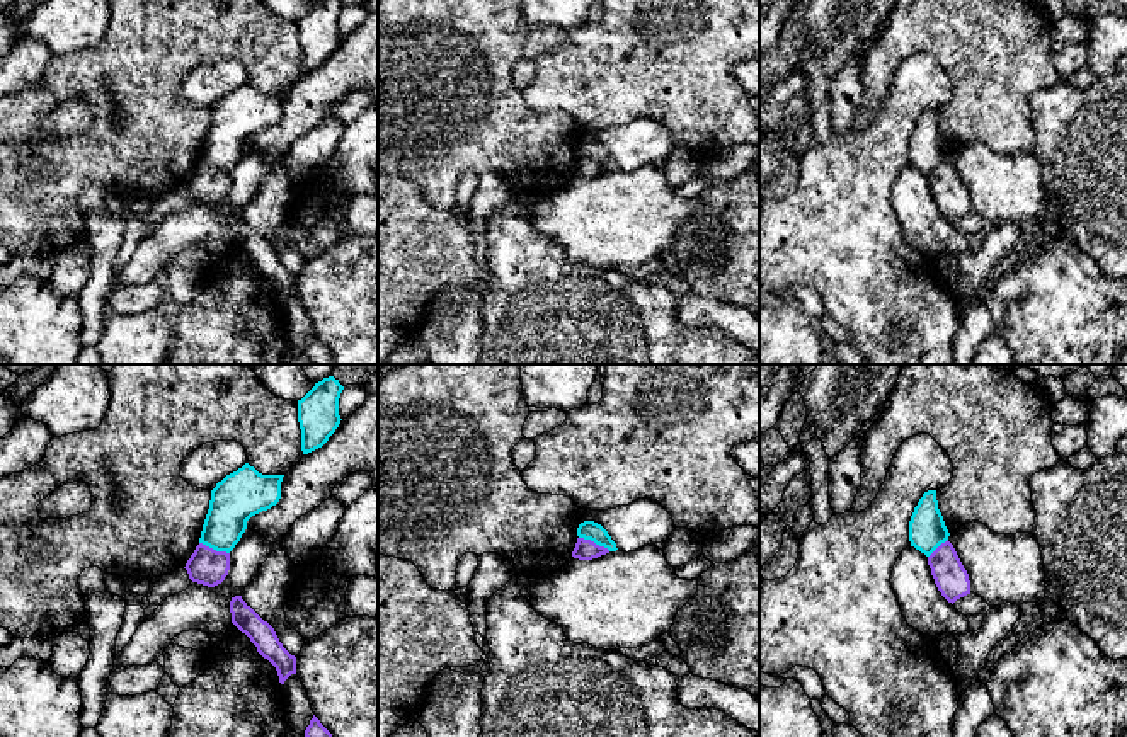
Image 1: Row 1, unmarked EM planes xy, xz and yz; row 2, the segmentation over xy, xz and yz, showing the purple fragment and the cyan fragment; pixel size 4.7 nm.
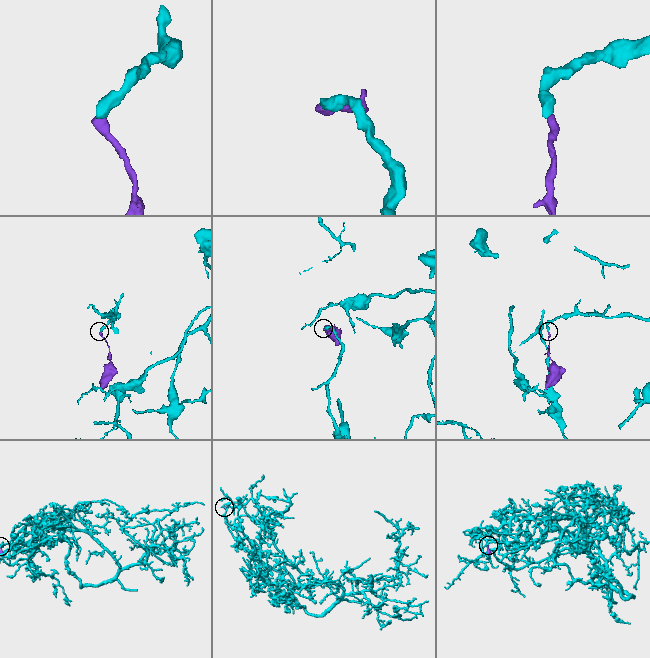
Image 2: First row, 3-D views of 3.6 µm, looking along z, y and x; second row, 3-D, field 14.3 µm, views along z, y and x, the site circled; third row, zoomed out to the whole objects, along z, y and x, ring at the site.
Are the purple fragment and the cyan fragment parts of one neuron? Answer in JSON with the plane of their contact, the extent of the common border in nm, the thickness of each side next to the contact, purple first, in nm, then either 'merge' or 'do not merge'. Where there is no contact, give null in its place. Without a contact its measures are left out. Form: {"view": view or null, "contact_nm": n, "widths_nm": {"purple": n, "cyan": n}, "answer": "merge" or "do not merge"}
{"view": "xz", "contact_nm": 170, "widths_nm": {"purple": 100, "cyan": 90}, "answer": "do not merge"}

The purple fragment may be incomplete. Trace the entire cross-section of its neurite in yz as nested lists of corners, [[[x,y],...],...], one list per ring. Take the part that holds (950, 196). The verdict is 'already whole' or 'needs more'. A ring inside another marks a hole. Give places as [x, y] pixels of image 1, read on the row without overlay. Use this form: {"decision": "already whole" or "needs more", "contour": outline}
{"decision": "already whole", "contour": [[[948,158],[928,175],[928,184],[938,209],[948,221],[953,223],[970,213],[969,192]]]}

